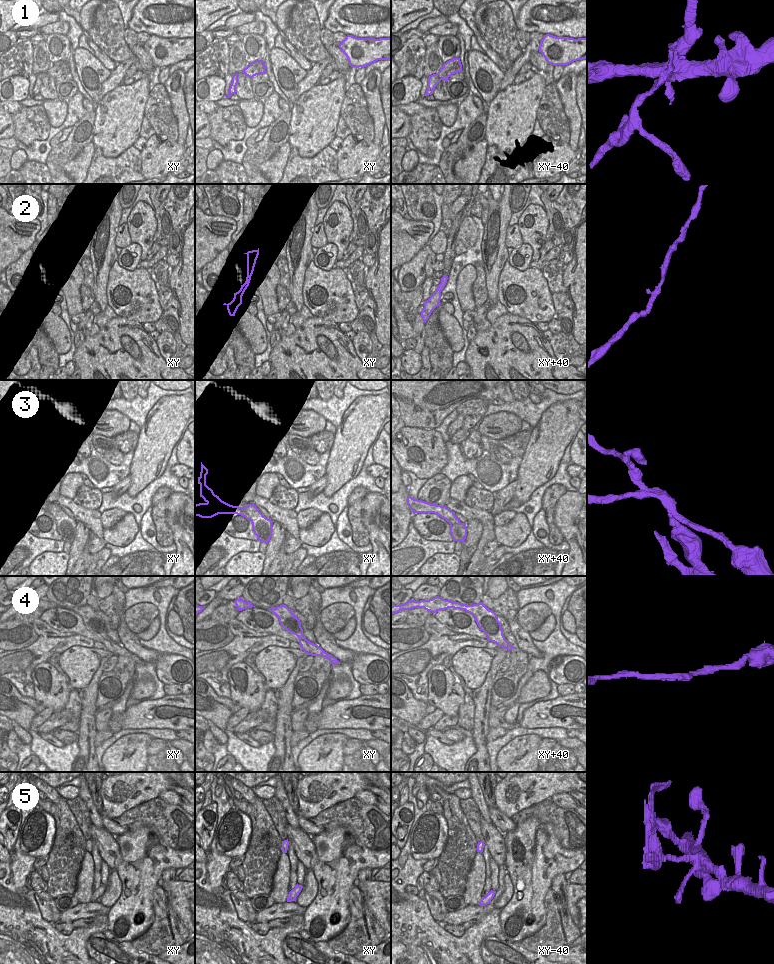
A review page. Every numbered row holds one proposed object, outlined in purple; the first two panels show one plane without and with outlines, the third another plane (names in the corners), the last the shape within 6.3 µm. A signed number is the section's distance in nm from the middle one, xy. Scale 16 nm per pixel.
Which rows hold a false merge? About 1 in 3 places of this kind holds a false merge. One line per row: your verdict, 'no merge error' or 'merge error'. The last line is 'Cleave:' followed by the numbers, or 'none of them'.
1: merge error
2: no merge error
3: merge error
4: no merge error
5: merge error
Cleave: 1, 3, 5

